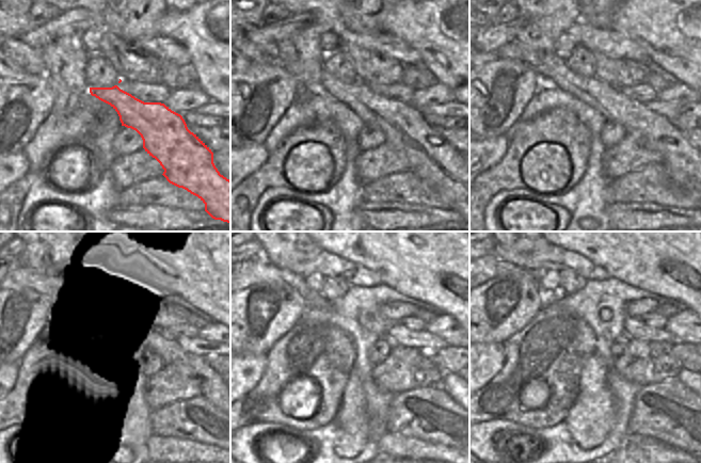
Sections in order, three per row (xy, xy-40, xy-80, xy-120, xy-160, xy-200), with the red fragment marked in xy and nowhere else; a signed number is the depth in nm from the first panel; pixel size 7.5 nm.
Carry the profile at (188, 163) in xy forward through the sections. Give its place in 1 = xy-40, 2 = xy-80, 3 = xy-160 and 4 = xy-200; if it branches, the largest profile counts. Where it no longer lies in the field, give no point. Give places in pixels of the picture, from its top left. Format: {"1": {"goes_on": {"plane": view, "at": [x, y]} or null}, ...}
{"1": {"goes_on": {"plane": "xy-40", "at": [430, 157]}}, "2": {"goes_on": {"plane": "xy-80", "at": [651, 130]}}, "3": {"goes_on": {"plane": "xy-160", "at": [253, 271]}}, "4": {"goes_on": {"plane": "xy-200", "at": [491, 266]}}}

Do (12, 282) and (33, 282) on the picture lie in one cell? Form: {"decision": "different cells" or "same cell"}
{"decision": "same cell"}

